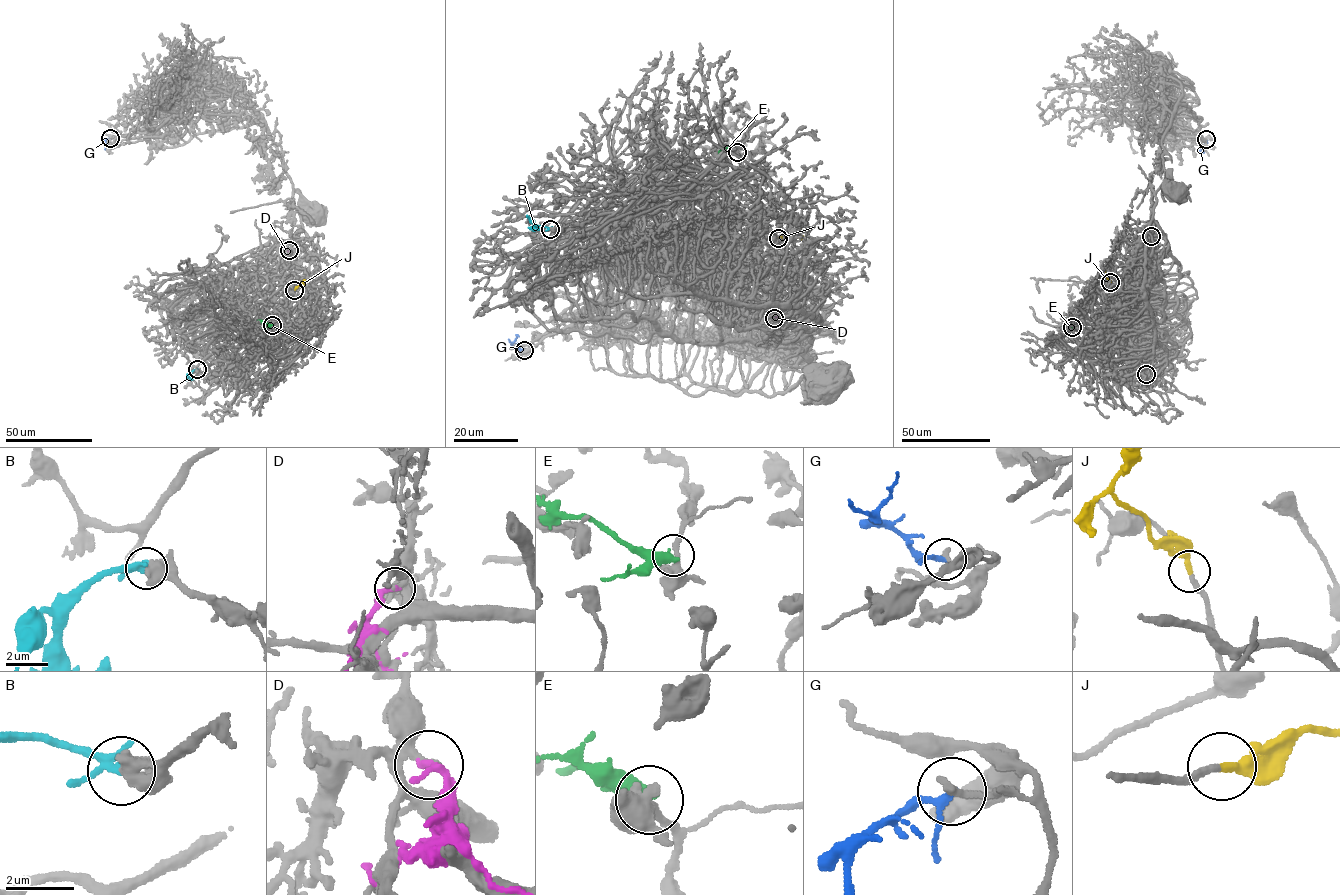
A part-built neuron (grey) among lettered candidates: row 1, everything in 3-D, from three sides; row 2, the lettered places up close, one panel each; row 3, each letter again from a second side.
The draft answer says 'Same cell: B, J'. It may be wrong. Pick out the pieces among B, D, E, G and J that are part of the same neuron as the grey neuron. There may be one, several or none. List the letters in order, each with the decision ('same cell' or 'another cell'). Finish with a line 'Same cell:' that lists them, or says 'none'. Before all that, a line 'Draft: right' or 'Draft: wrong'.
Draft: right
B: same cell
D: another cell
E: another cell
G: another cell
J: same cell
Same cell: B, J

